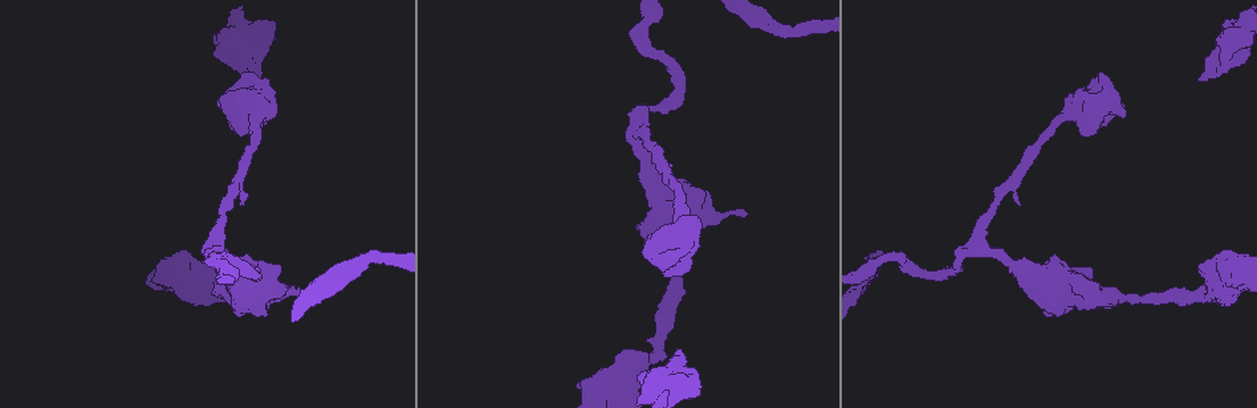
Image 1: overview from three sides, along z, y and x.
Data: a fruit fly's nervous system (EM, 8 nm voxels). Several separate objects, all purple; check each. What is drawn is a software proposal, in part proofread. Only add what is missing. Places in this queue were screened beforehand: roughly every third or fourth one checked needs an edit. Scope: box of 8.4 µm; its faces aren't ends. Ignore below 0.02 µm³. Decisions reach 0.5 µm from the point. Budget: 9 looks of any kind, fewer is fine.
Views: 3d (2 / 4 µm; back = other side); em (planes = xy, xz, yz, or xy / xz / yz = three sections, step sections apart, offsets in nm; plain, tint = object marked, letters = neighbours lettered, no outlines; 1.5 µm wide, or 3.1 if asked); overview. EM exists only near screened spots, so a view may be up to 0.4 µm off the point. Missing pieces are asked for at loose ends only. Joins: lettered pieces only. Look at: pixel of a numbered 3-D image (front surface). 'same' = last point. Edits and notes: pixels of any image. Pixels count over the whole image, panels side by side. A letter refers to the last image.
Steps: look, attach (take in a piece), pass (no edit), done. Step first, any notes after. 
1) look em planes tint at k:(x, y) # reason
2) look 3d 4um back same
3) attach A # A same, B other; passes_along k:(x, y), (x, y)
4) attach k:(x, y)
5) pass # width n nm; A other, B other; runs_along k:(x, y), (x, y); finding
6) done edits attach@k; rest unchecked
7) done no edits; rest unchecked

look 3d 4um at 1:(748, 213) # free end

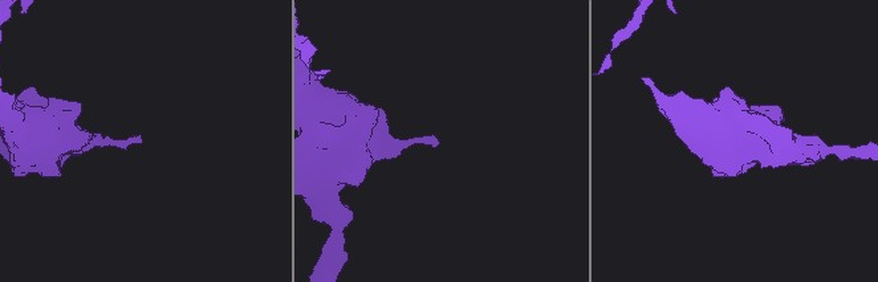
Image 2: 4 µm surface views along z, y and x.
look em planes letters at 2:(139, 140)

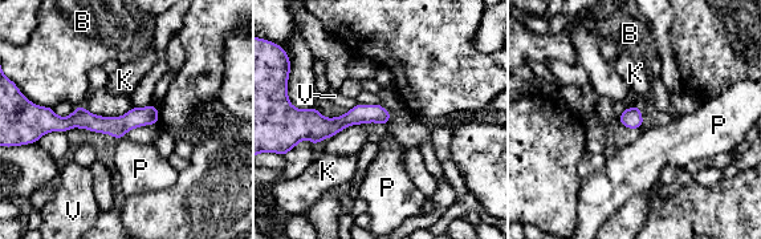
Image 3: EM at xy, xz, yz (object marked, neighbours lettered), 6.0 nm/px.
pass # B other, K other, P other, V other; runs_along 3:(155, 120), (73, 124); none of them fits

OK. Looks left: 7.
look em planes letters at 1:(635, 228) # thick end

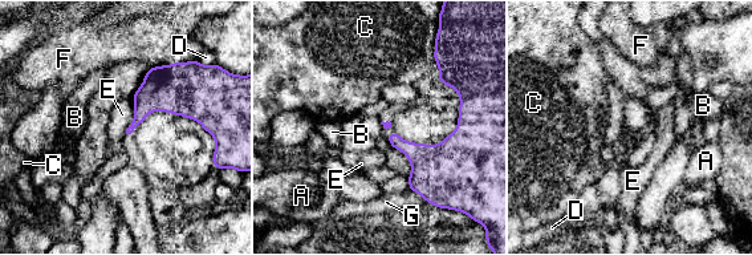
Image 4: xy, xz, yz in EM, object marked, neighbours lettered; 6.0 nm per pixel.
pass # longest_contact E 220 nm; A other, B other, C other, D other, E other, F other, G other; border 4:(133, 98), (133, 121), (125, 133); no lettered piece goes on from it

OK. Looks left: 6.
look em xz step 8 letters at 1:(1197, 78)

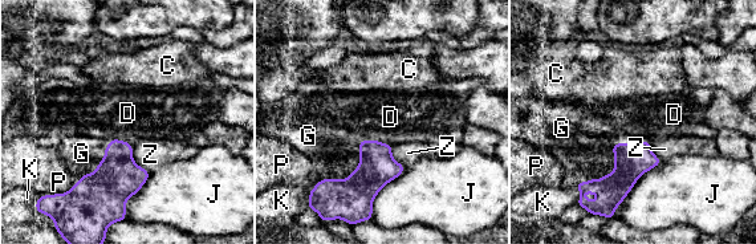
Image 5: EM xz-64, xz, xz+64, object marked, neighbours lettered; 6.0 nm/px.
look em planes letters same

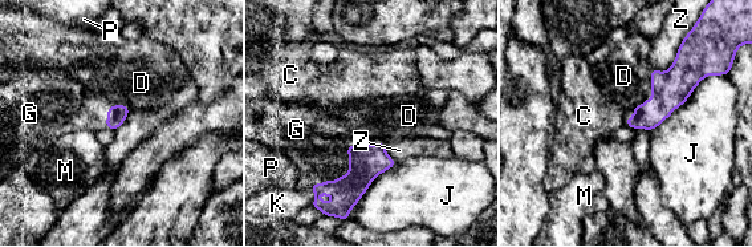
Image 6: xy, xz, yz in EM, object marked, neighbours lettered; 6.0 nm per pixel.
attach G # longest_contact J 500 nm; C other, D other, G same, J other, K other, M other, P other, Z other; passes_along 6:(366, 162), (348, 146), (311, 130); it goes on there

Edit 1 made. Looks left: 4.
look overview # see it whole again

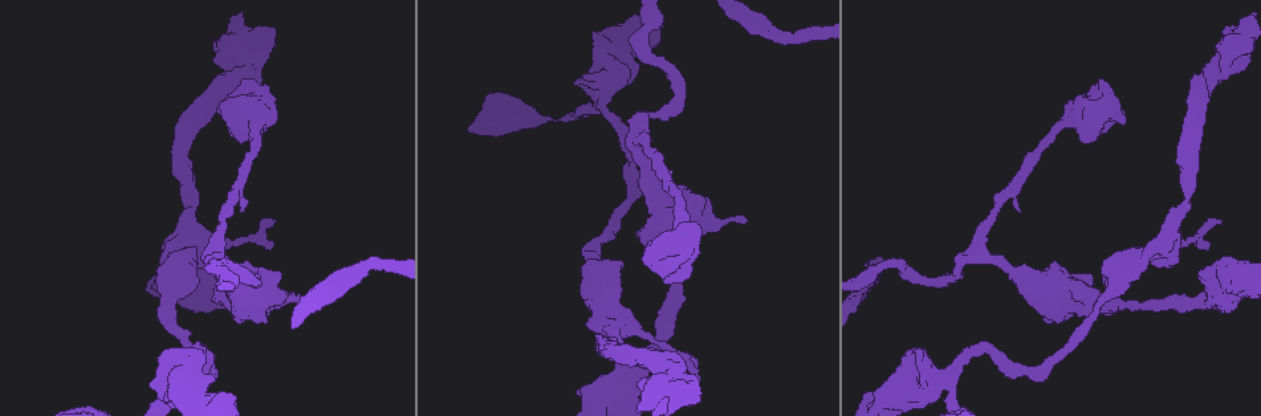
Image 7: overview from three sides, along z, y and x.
look 3d 4um back at 7:(1172, 266) # free end

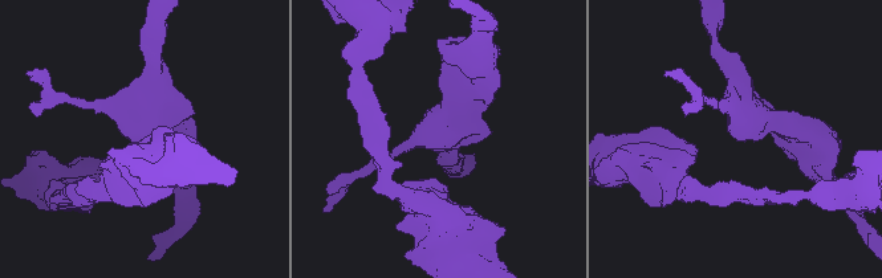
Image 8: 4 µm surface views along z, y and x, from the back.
look em planes letters at 8:(127, 136)

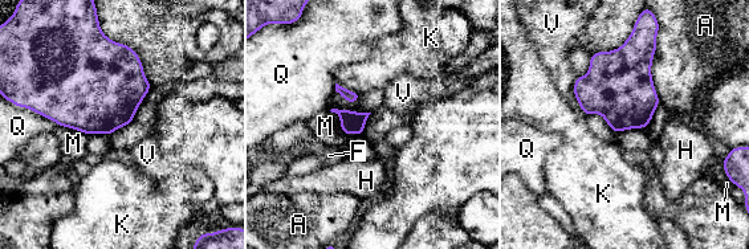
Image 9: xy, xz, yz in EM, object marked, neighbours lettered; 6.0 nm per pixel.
pass # A other, F other, H other, K other, M other, Q other, V other; border 9:(58, 125), (84, 131), (88, 135); no lettered piece goes on from it

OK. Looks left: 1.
done edits attach@6; rest unchecked

